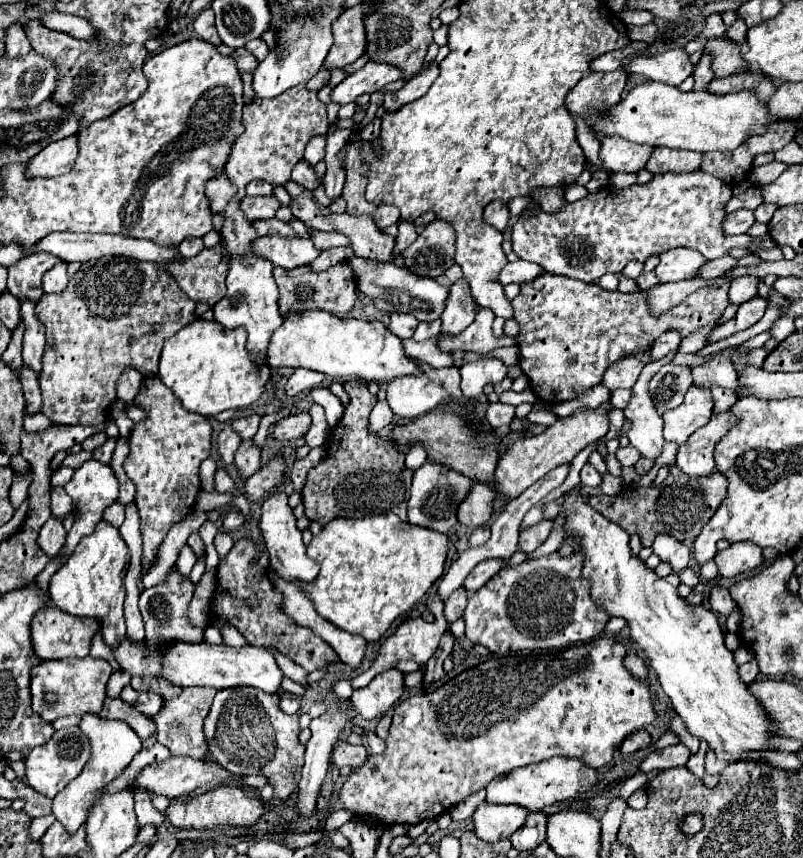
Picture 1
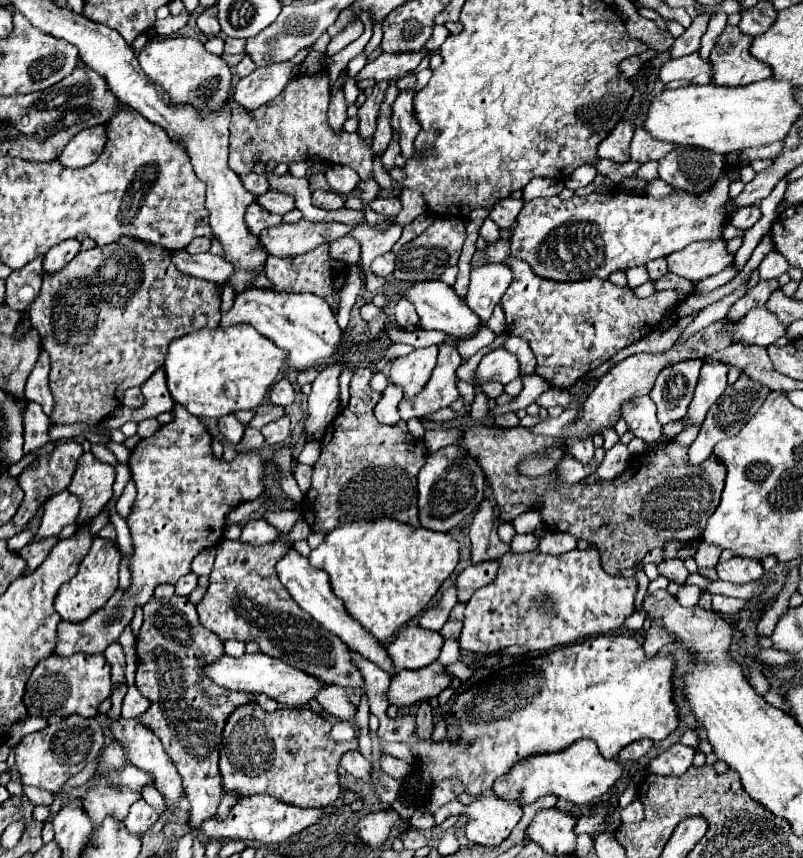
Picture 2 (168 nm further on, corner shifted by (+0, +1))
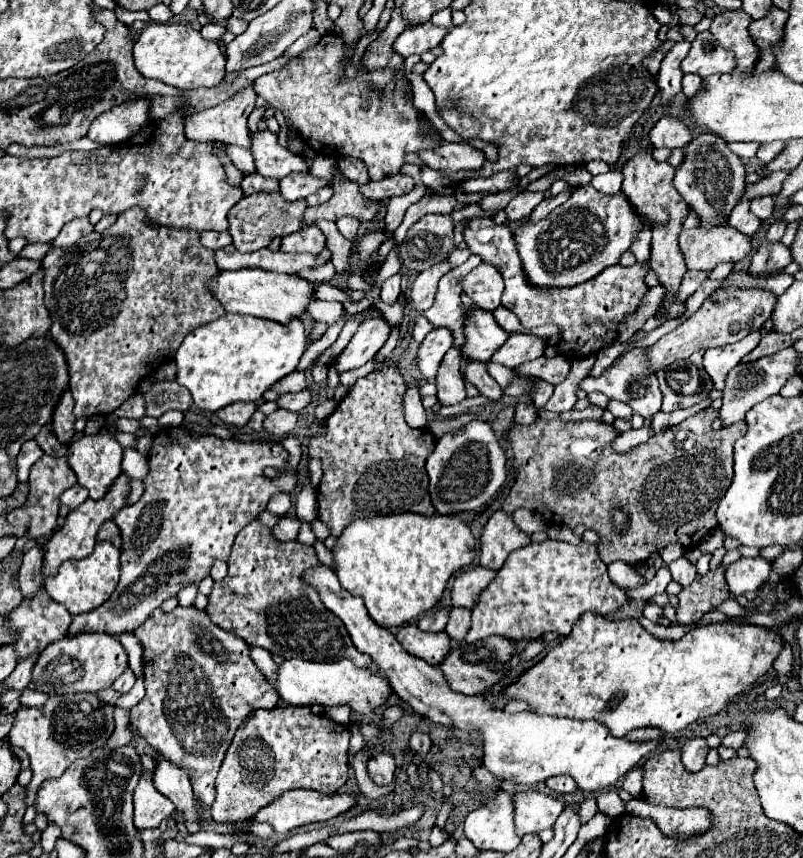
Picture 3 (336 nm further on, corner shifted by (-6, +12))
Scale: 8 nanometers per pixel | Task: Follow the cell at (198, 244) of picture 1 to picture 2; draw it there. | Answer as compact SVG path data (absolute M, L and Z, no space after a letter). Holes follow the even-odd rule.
M195 238L185 250L191 254L199 254L199 252L209 252L209 246L211 246L209 238Z

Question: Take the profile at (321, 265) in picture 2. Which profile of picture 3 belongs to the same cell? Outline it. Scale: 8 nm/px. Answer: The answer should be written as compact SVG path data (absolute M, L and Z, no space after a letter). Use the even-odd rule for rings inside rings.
M313 225L313 227L305 227L297 233L285 235L281 237L281 251L283 253L311 253L311 255L319 255L321 251L327 249L325 243L325 235L323 231Z

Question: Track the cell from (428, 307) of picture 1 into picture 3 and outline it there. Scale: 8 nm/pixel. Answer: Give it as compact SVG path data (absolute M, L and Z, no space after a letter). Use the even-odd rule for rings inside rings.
M481 307L465 311L463 333L465 333L463 353L467 357L475 357L485 363L489 361L489 355L495 351L495 347L501 347L501 343L505 343L505 339L509 337L509 333L497 325L493 313Z

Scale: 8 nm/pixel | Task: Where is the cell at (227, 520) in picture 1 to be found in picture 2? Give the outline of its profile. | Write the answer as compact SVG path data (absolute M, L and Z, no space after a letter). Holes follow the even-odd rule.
M261 518L249 520L243 526L243 534L241 534L241 540L243 542L255 544L255 546L263 546L263 544L275 542L277 538L279 538L279 532L267 520L261 520Z

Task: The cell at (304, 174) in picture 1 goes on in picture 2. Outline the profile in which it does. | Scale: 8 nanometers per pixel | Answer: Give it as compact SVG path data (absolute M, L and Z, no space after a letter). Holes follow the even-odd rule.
M315 190L313 192L313 206L319 206L323 210L339 210L339 208L345 208L345 202L337 193Z

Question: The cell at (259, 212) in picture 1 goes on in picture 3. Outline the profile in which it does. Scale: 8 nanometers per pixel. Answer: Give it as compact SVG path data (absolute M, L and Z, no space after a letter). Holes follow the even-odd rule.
M293 173L293 175L287 175L279 181L281 185L281 195L285 201L297 201L297 199L303 199L303 197L309 197L311 193L315 193L317 189L325 187L327 183L323 179L317 179L313 177L311 173Z

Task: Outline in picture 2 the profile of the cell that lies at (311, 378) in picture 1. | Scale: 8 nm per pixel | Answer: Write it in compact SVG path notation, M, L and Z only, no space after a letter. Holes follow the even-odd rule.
M281 378L269 392L269 400L271 404L277 404L277 406L289 406L293 400L295 400L295 392L293 392L293 386L287 378Z

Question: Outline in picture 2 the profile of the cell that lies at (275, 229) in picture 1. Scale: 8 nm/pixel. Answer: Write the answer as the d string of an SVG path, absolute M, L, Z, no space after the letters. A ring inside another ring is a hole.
M253 200L253 202L249 204L249 208L247 208L245 222L247 222L247 228L251 230L251 234L259 236L259 232L261 232L263 228L281 224L281 216L275 216L275 214L271 214L271 212L263 210L263 208Z

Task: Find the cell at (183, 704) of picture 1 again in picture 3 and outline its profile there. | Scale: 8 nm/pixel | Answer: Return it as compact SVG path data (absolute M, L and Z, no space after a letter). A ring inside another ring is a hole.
M177 605L171 613L155 609L153 615L149 615L149 619L135 629L135 635L143 645L143 679L147 693L131 709L131 725L153 749L189 771L195 799L203 809L211 809L215 799L215 779L237 727L251 711L273 709L279 695L251 661L247 643L237 639L237 635L229 635L229 631L213 625L209 615L195 605Z

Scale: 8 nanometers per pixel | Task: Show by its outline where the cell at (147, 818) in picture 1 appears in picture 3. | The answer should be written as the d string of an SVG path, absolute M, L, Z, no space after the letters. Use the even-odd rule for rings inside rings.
M147 773L141 775L139 785L135 787L135 827L137 829L151 829L159 827L163 819L169 819L175 811L173 803L163 803L163 793L153 789L151 777Z

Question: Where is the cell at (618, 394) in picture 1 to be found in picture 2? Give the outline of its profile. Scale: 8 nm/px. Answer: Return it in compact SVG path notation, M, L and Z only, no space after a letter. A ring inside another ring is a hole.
M759 306L747 312L747 316L741 322L729 326L729 334L735 338L735 342L747 340L751 344L767 348L775 344L779 338L787 336L787 326L783 326L767 306Z

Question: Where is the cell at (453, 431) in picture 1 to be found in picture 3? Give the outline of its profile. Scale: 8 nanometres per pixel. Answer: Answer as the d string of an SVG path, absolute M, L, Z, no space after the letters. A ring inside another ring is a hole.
M707 407L687 417L683 423L659 431L649 441L633 447L627 453L615 453L611 449L611 441L617 437L617 431L613 425L605 425L603 421L537 419L531 425L511 425L507 441L515 457L513 465L517 479L503 501L503 511L511 515L515 509L527 507L541 513L545 521L553 525L557 521L567 527L583 523L587 529L593 529L599 535L597 547L603 563L607 565L613 561L623 561L629 565L643 563L649 553L671 543L693 549L717 525L715 509L733 479L733 443L747 431L745 421L723 427L721 431L711 427L713 421L715 411ZM617 507L621 507L621 511L627 515L627 527L623 531L615 531L613 527L613 511Z

